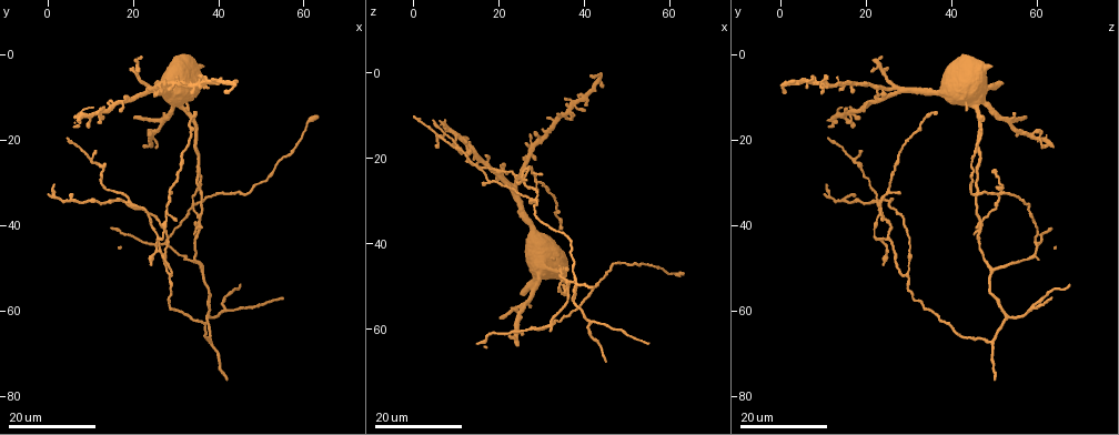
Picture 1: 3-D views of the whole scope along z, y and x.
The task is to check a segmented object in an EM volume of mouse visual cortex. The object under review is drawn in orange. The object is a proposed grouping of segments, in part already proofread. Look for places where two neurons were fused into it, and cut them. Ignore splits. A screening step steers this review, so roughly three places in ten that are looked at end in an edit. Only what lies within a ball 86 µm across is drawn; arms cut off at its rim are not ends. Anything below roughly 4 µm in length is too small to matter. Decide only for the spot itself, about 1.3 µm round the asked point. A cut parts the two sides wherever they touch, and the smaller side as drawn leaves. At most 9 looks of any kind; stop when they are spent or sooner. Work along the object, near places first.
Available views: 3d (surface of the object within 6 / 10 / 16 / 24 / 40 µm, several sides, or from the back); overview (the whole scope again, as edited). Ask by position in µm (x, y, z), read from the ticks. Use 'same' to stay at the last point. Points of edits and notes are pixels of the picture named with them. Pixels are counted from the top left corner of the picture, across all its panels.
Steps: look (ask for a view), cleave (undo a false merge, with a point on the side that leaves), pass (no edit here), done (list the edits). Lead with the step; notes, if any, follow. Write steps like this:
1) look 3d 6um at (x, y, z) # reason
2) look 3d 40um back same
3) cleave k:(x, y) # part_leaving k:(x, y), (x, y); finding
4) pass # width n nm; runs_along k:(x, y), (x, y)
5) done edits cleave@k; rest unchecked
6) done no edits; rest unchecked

look 3d 16um at (7.0, 34.5, 15.5) # thick turns thin

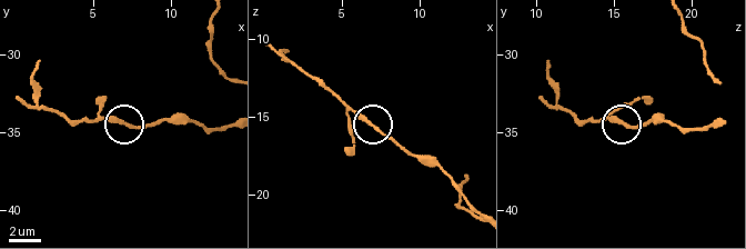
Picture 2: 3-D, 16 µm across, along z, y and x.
look 3d 10um at (7.2, 34.6, 15.6)

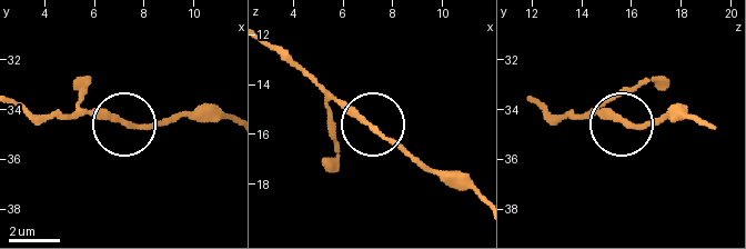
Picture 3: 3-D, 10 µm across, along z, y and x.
pass # width 190 nm; runs_along 3:(225, 119), (123, 123), (61, 117); all the same neuron

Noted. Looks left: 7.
look 3d 24um at (26.5, 16.5, 54.5) # two arms in line, one across

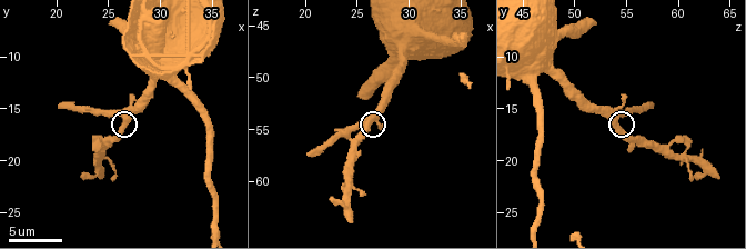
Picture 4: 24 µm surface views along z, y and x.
look 3d 10um at (26.6, 16.0, 54.0) # zoom in

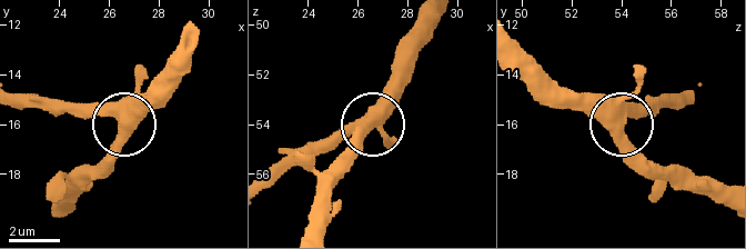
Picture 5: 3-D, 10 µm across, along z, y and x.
pass # width 440 nm; runs_along 5:(520, 45), (558, 82), (596, 98), (620, 119), (645, 103); all the same neuron

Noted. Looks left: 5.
look 3d 16um at (26.5, 43.5, 22.5) # branch point

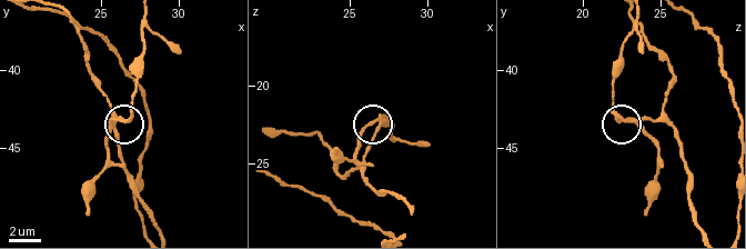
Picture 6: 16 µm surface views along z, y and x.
look 3d 10um at (26.2, 43.2, 22.6)

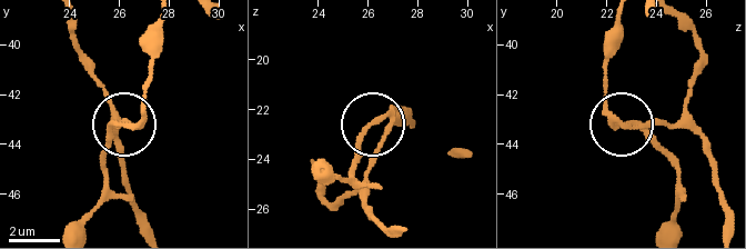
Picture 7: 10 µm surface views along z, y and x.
look 3d 6um at (26.2, 43.3, 22.5)

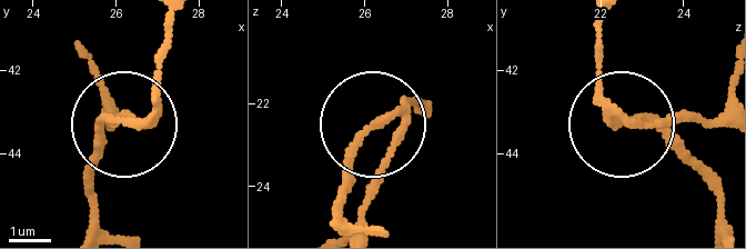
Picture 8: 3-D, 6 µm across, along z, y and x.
cleave 8:(101, 115) # arms 3; part_leaving 8:(615, 116), (654, 133), (707, 186), (718, 229); a second neuron is stuck on

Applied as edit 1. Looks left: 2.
done edits cleave@8; rest unchecked

